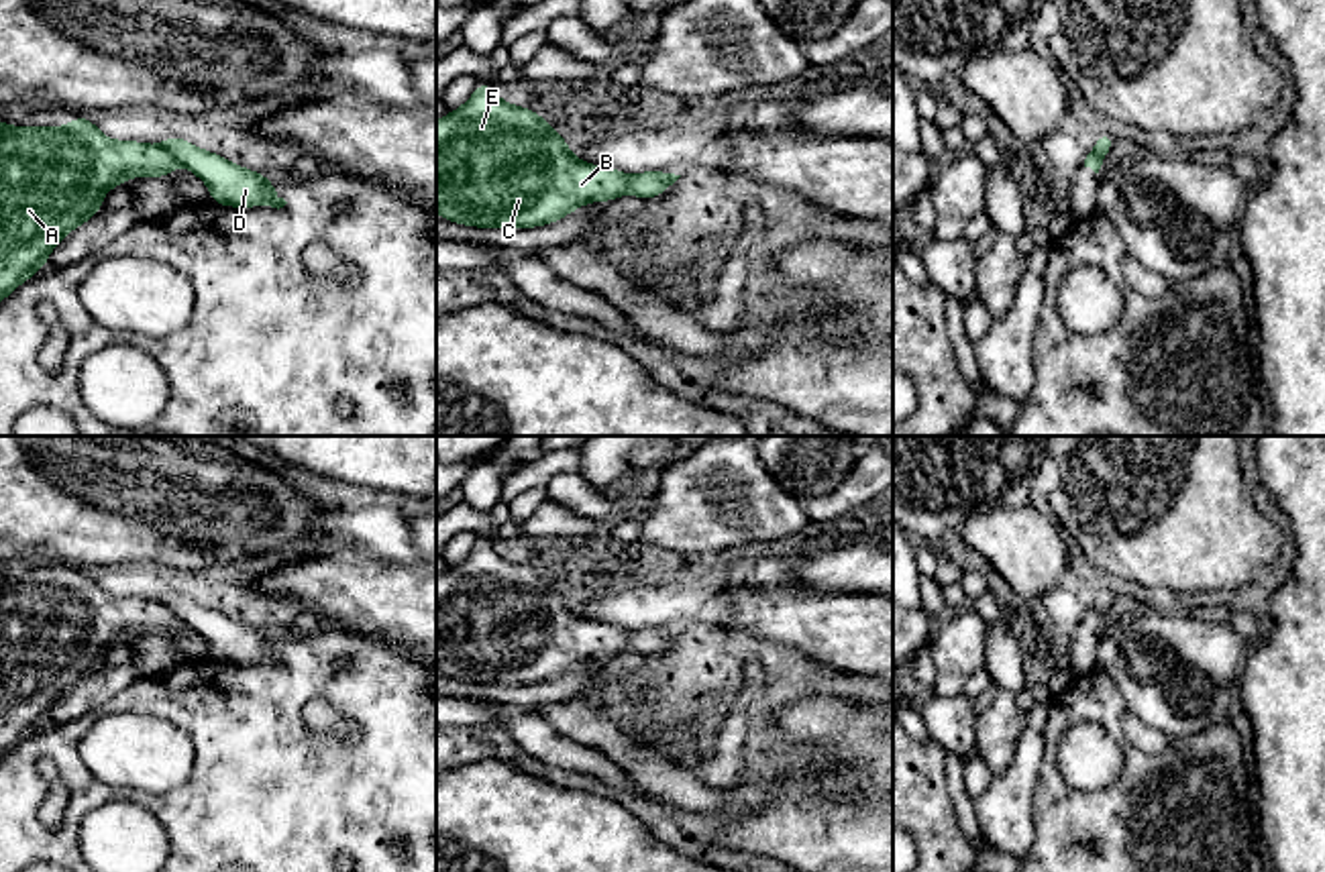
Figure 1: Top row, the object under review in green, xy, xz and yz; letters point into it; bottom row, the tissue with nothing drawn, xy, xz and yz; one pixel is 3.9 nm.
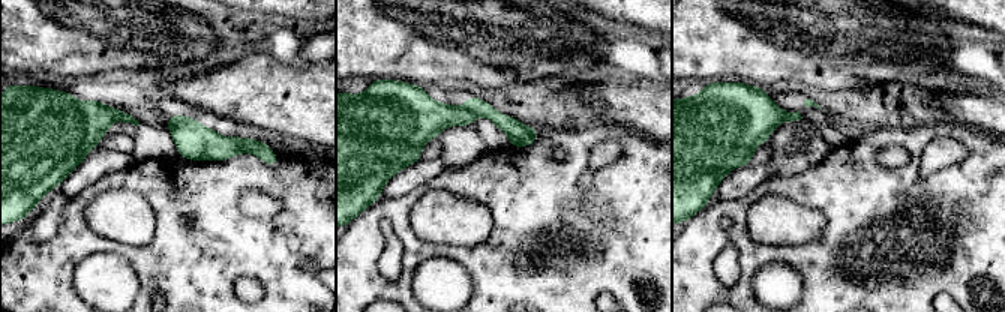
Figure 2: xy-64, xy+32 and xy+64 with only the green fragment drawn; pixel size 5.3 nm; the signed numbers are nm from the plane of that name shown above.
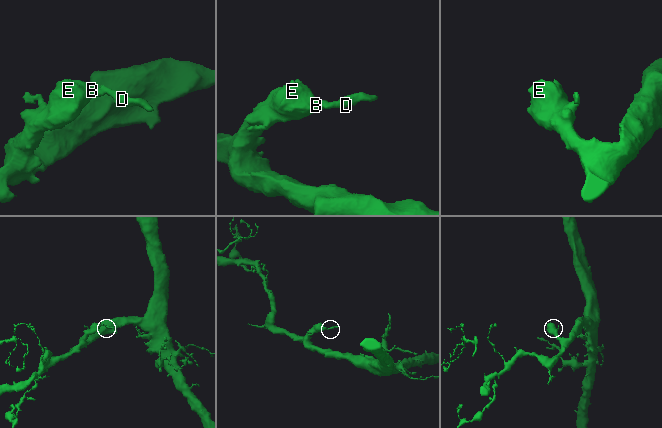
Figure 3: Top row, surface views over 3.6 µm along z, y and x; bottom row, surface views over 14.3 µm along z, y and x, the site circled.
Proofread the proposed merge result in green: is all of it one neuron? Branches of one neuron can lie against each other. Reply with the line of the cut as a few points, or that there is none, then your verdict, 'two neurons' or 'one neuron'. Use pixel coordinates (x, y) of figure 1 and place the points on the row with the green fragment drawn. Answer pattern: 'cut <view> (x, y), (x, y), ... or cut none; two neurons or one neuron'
cut xy (162, 145), (178, 161); two neurons

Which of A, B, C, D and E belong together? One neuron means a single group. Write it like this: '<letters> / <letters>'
A B C E / D

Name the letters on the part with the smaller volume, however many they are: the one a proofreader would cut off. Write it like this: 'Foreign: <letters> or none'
Foreign: D

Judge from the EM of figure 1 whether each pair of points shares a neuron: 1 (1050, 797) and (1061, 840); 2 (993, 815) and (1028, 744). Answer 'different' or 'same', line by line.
1: same
2: same

